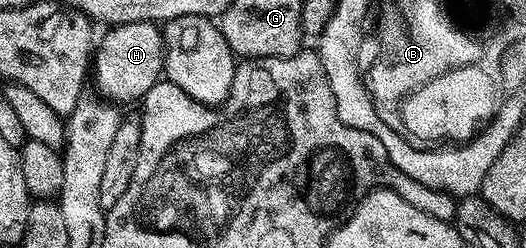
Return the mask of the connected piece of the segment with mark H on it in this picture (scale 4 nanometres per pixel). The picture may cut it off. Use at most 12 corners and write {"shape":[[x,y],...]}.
{"shape":[[119,23],[101,36],[93,76],[120,105],[163,78],[157,23]]}

